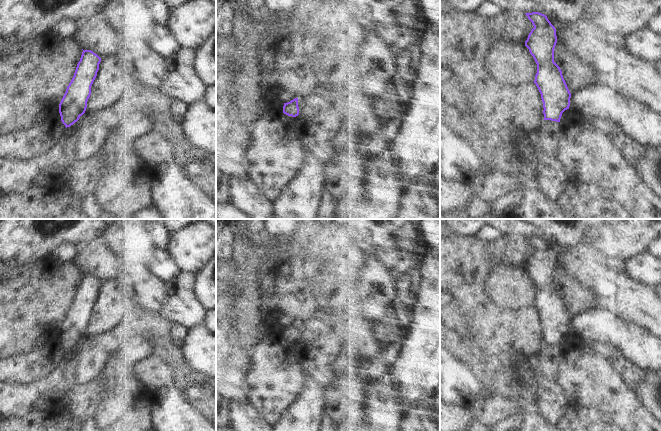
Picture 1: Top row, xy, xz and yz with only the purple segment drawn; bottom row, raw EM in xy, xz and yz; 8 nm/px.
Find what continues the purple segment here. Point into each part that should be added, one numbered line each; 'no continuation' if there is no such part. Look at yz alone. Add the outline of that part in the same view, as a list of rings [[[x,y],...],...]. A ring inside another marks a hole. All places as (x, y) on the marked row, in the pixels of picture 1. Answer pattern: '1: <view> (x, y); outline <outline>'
no continuation

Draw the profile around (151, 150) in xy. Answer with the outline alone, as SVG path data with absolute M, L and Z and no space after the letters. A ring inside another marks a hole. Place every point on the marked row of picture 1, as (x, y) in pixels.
M152 130L149 134L132 141L130 153L138 165L152 170L161 164L175 163L173 145L161 132Z

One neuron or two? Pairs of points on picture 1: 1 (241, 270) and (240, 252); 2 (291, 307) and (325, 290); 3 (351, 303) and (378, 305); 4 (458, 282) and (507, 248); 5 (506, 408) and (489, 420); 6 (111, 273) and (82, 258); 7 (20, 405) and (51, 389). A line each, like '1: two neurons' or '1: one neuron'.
1: one neuron
2: two neurons
3: two neurons
4: one neuron
5: one neuron
6: one neuron
7: one neuron

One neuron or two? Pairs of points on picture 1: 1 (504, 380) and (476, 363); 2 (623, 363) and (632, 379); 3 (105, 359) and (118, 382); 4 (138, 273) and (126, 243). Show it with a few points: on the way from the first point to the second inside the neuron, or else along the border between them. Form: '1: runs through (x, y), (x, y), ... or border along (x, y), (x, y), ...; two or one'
1: runs through (502, 371), (494, 363), (485, 363); one
2: runs through (624, 367), (631, 375); one
3: border along (112, 361), (100, 374); two
4: border along (124, 260), (144, 261); two

